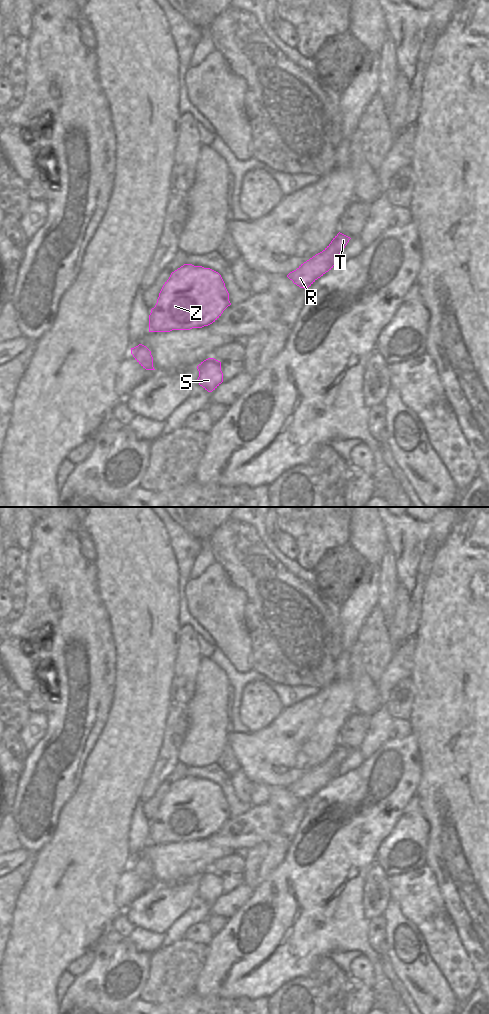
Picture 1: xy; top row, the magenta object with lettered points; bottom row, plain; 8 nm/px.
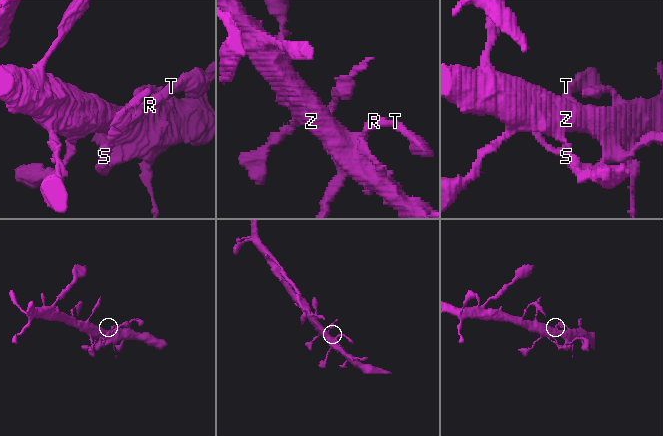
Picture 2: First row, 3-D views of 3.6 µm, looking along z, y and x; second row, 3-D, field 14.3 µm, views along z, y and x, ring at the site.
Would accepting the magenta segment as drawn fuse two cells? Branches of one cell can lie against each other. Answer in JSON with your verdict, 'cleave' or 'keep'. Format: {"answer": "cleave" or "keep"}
{"answer": "keep"}

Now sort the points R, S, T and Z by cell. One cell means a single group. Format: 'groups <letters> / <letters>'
groups R S T Z

